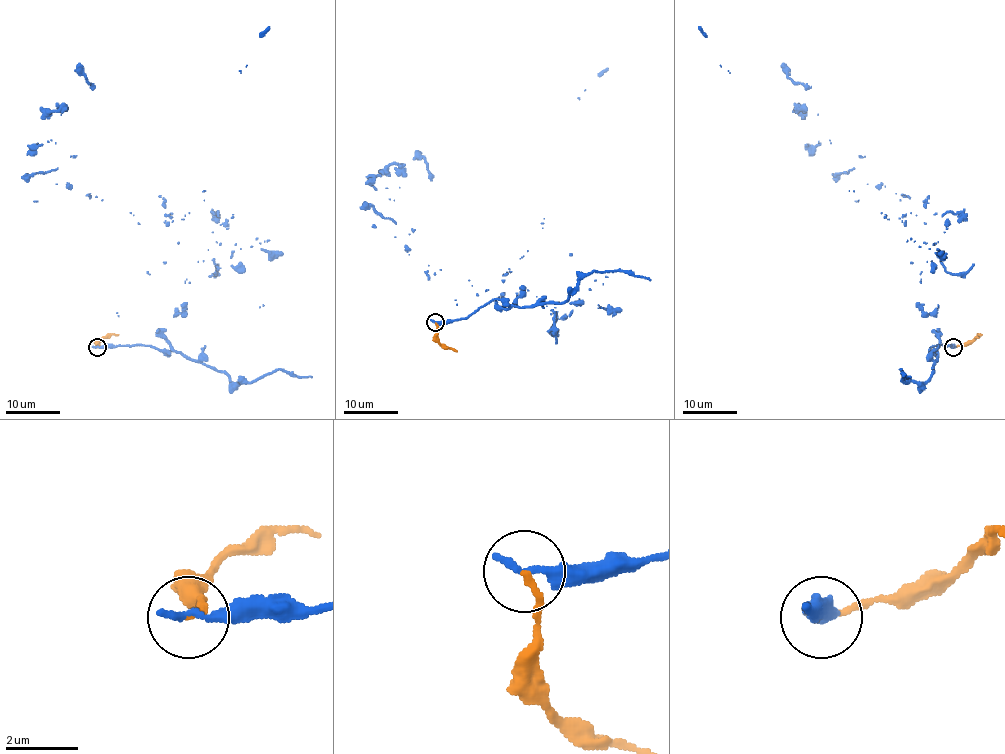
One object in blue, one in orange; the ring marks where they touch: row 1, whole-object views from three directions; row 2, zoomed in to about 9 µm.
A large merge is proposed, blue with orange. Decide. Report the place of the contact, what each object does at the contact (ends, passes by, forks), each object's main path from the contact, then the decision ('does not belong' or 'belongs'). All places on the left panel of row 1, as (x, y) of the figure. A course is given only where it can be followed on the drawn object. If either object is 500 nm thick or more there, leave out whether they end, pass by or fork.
(97, 347) | blue ends | orange ends | blue via (97, 346), (170, 349), (178, 242), (56, 183), (58, 168), (26, 174), (41, 118), (86, 75), (269, 26) | orange via (97, 348), (108, 334), (119, 334) | does not belong

